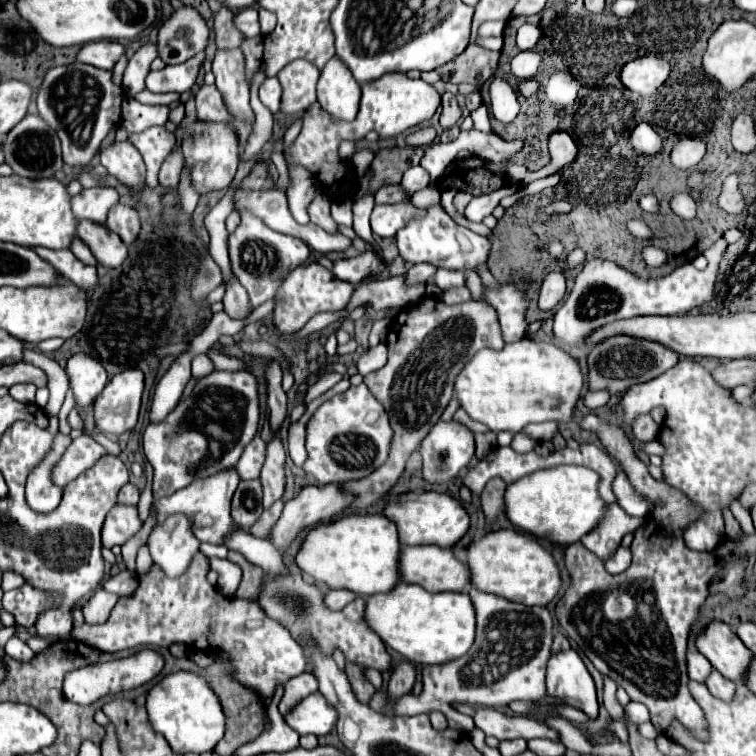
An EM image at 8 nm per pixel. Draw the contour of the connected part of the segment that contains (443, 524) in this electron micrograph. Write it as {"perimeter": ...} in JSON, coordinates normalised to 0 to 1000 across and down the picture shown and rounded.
{"perimeter":[[[538,651],[517,659],[507,677],[515,688],[520,688],[528,698],[530,717],[538,720],[578,720],[586,725],[597,725],[620,704],[620,680],[610,664],[597,659],[594,653],[578,651]]]}

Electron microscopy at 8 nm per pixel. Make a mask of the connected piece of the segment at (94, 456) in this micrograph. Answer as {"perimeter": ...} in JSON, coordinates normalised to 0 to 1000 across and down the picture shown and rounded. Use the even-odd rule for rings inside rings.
{"perimeter":[[[104,577],[94,585],[91,595],[86,598],[86,603],[78,608],[78,614],[70,622],[70,635],[78,643],[91,640],[94,635],[99,635],[99,630],[115,624],[115,619],[120,619],[131,606],[142,603],[144,598],[128,587],[123,579],[118,577]]]}

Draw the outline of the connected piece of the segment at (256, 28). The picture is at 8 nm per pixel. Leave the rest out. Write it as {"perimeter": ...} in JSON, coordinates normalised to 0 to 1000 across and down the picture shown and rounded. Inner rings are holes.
{"perimeter":[[[340,11],[316,13],[308,24],[308,32],[316,42],[321,42],[329,50],[345,46],[344,30],[340,26]]]}

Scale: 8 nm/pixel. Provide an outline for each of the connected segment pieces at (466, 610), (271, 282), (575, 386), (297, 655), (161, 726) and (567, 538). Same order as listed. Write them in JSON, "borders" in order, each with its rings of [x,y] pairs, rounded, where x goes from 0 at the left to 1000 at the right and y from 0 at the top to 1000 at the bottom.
{"borders":[[[[528,770],[517,783],[485,791],[485,825],[520,860],[549,878],[586,878],[615,868],[628,849],[628,804],[615,783],[570,786],[554,772]]],[[[319,278],[319,296],[303,312],[303,336],[306,336],[308,362],[316,368],[316,373],[327,384],[329,402],[335,410],[364,392],[374,365],[380,365],[388,354],[401,349],[409,341],[411,331],[406,323],[401,323],[401,317],[364,307],[353,302],[340,286],[332,286],[332,280]]],[[[692,447],[671,455],[665,463],[634,463],[602,503],[602,524],[628,558],[642,561],[649,571],[689,571],[705,558],[755,558],[758,540],[771,511],[769,487],[761,474],[734,455]]],[[[263,730],[250,754],[239,765],[221,765],[202,746],[194,762],[184,765],[184,778],[171,791],[157,791],[144,820],[131,828],[112,825],[99,833],[102,847],[115,847],[136,862],[157,862],[176,854],[224,854],[229,849],[250,852],[261,860],[290,857],[306,868],[308,892],[348,918],[356,929],[364,905],[380,902],[406,886],[406,870],[401,857],[388,847],[388,841],[369,825],[358,820],[340,796],[298,791],[284,775],[274,770],[274,738]]],[[[229,889],[208,902],[194,918],[194,942],[205,968],[216,971],[237,997],[279,995],[298,971],[298,944],[279,905],[258,889]]],[[[734,616],[705,624],[671,643],[668,680],[681,696],[702,704],[708,712],[747,722],[761,720],[790,698],[803,677],[803,664],[792,653],[792,638],[792,627],[774,616]]]]}

